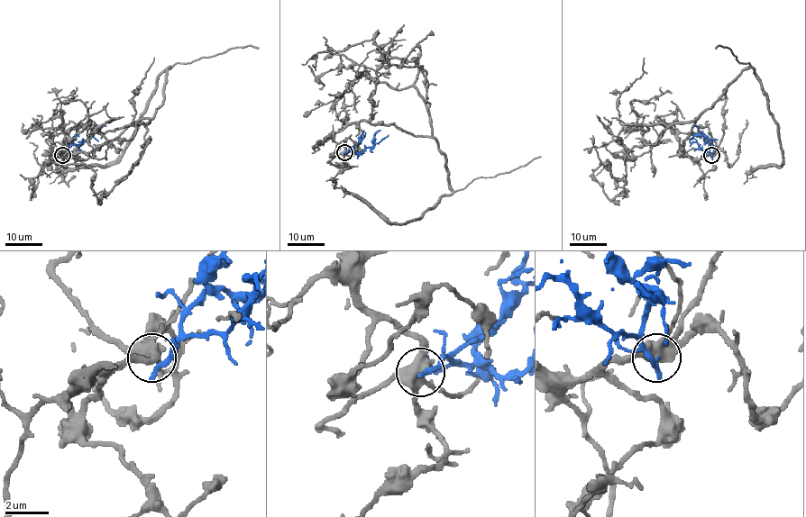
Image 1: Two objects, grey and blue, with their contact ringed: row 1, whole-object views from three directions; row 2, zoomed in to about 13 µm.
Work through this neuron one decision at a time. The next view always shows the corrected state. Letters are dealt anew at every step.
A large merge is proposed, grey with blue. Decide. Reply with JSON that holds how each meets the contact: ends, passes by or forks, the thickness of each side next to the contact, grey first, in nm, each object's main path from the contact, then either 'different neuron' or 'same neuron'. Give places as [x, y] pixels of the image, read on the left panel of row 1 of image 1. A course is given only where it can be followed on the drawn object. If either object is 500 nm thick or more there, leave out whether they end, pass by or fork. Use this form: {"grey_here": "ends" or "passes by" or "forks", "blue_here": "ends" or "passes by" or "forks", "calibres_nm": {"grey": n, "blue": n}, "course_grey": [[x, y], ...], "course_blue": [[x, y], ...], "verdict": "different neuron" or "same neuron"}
{"calibres_nm": {"grey": 500, "blue": 170}, "course_grey": [[62, 155], [149, 118], [140, 158], [107, 195], [84, 164], [48, 163], [30, 196]], "course_blue": [[62, 155], [73, 144], [79, 144], [103, 125], [105, 126]], "verdict": "different neuron"}

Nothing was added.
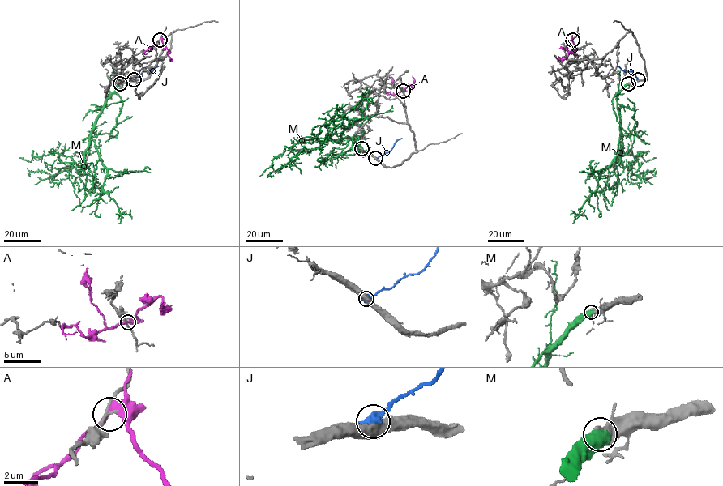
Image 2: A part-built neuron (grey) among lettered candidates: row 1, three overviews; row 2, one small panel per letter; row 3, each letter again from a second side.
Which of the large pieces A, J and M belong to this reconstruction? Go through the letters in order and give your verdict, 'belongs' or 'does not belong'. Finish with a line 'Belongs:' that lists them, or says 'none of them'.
A: does not belong
J: does not belong
M: belongs
Belongs: M

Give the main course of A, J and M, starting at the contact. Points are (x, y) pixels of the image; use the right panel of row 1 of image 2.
A: (572, 40), (566, 49), (568, 55), (557, 60)
J: (638, 79), (632, 71), (622, 70), (618, 66)
M: (628, 83), (618, 95), (621, 150), (601, 174), (596, 189), (586, 200), (579, 215), (584, 210)

